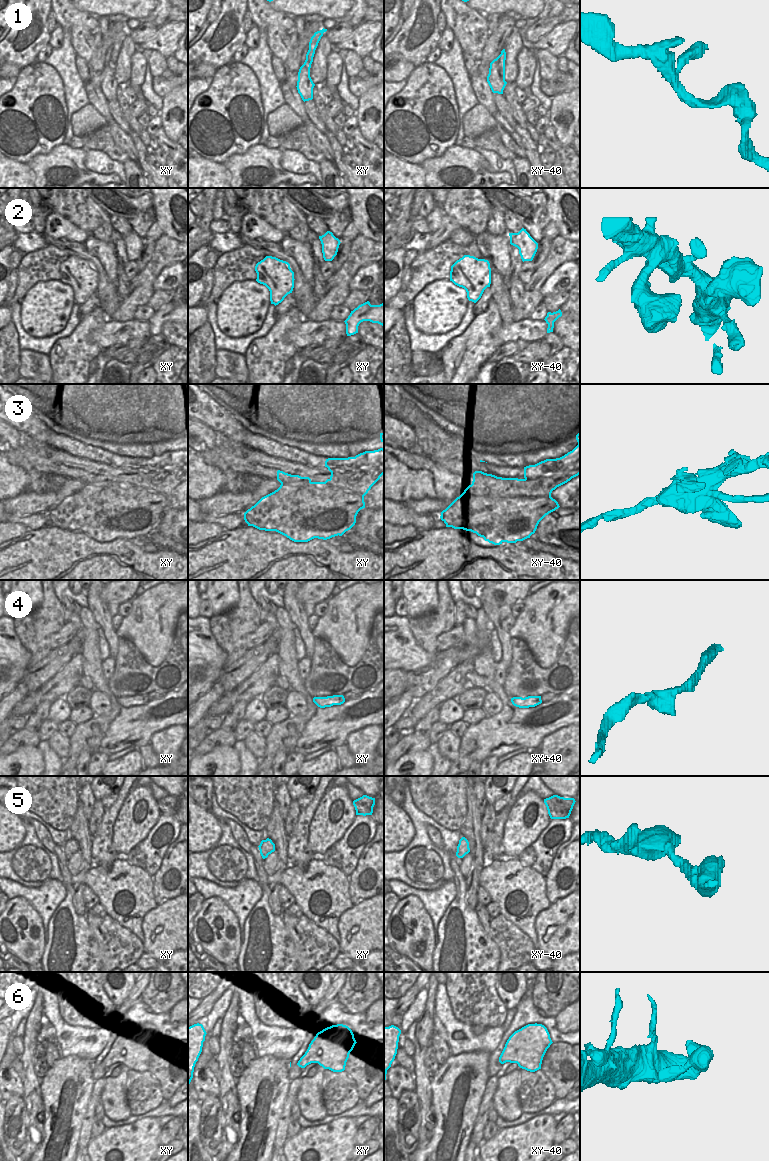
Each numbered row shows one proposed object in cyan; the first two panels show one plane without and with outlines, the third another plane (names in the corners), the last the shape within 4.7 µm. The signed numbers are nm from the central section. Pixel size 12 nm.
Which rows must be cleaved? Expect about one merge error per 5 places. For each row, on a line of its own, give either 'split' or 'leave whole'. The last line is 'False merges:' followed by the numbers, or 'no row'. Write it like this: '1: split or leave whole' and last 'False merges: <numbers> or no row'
1: leave whole
2: leave whole
3: split
4: leave whole
5: leave whole
6: leave whole
False merges: 3

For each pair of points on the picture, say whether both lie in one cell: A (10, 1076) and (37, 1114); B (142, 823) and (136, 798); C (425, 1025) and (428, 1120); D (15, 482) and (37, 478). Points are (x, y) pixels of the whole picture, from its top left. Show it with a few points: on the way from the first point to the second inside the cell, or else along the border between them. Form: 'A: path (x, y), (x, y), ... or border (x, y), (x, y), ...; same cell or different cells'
A: border (22, 1081), (23, 1096); different cells
B: path (146, 817), (135, 804); same cell
C: path (420, 1049), (420, 1075), (425, 1096); same cell
D: path (20, 481), (32, 481); same cell

